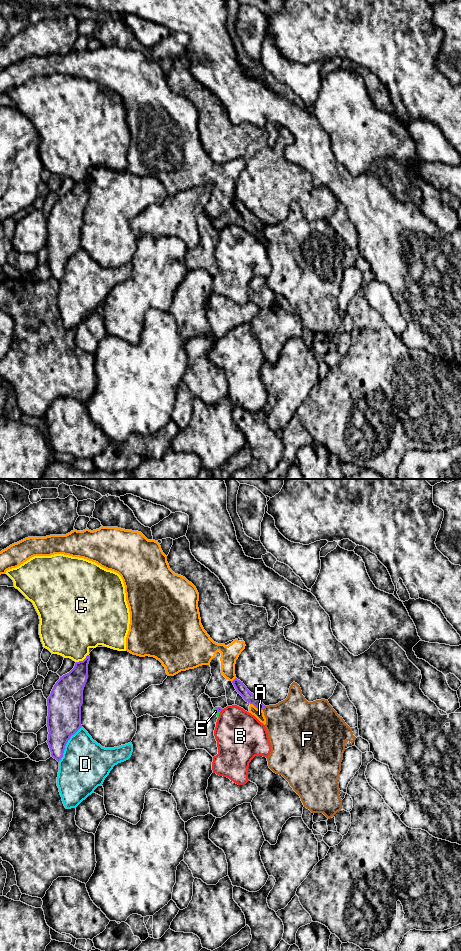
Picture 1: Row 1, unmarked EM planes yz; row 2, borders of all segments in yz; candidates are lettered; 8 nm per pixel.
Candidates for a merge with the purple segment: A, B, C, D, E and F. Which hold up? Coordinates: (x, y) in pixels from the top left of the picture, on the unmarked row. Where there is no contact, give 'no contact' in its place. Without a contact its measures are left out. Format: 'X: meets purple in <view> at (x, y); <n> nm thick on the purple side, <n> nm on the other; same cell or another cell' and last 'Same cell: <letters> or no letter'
A: meets purple in yz at (256, 227); 90 nm thick on the purple side, 80 nm on the other; another cell
B: meets purple in yz at (221, 230); 50 nm thick on the purple side, 380 nm on the other; another cell
C: meets purple in yz at (83, 180); 220 nm thick on the purple side, 400 nm on the other; another cell
D: meets purple in yz at (66, 263); 280 nm thick on the purple side, 380 nm on the other; another cell
E: meets purple in yz at (217, 230); 50 nm thick on the purple side, 40 nm on the other; another cell
F: meets purple in yz at (263, 228); 90 nm thick on the purple side, 380 nm on the other; another cell
Same cell: no letter

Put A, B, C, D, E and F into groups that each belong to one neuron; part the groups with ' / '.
A / B / C / D / E / F

